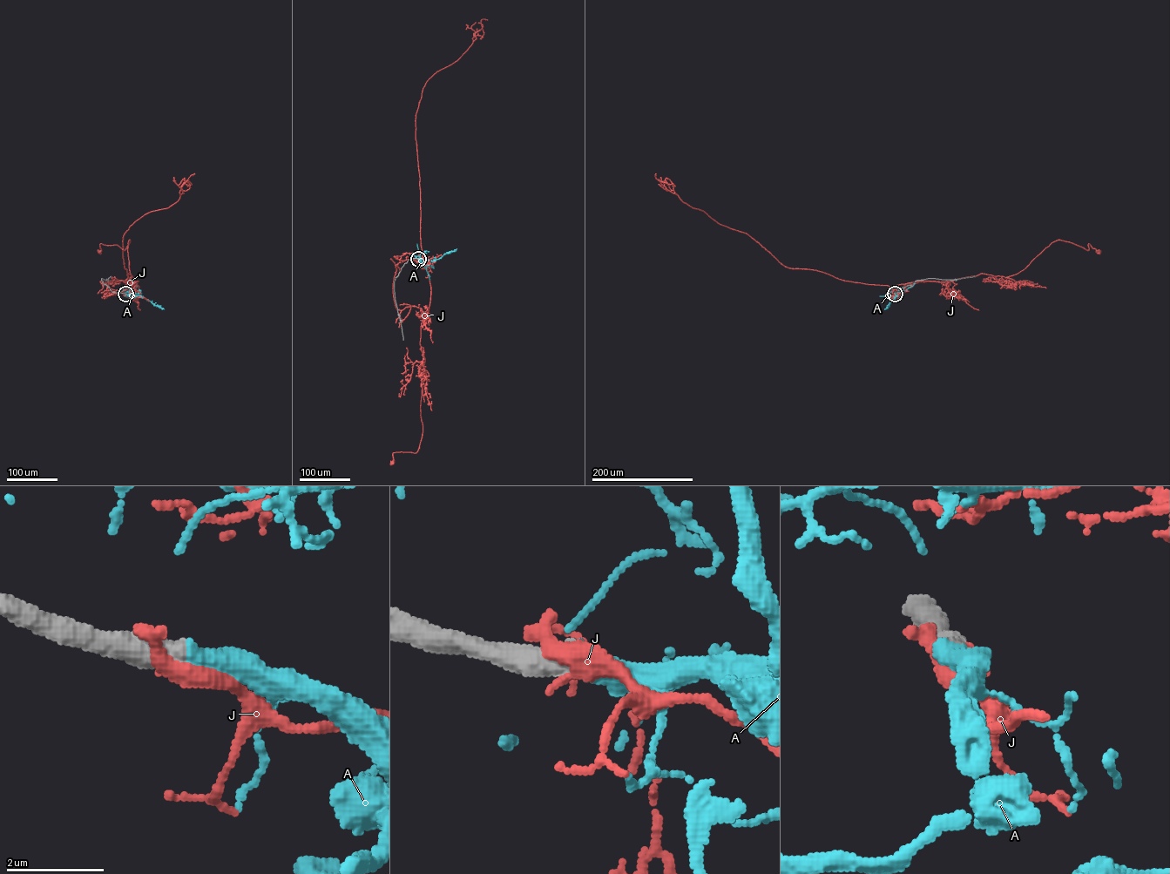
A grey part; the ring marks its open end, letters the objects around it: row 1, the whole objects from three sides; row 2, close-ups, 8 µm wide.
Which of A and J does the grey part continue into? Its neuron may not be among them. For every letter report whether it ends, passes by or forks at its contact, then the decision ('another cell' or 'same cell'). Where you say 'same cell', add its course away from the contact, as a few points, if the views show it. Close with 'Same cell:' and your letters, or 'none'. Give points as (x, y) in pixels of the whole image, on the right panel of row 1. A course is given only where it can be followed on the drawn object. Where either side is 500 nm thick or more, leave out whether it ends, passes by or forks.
A: same cell; course (895, 294), (899, 294), (884, 309)
J: another cell
Same cell: A

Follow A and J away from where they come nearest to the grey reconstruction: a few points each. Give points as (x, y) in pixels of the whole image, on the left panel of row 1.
A: (125, 294), (142, 296), (164, 309)
J: (125, 294), (138, 281), (127, 275), (132, 277), (130, 240), (125, 250), (100, 243), (98, 252)

